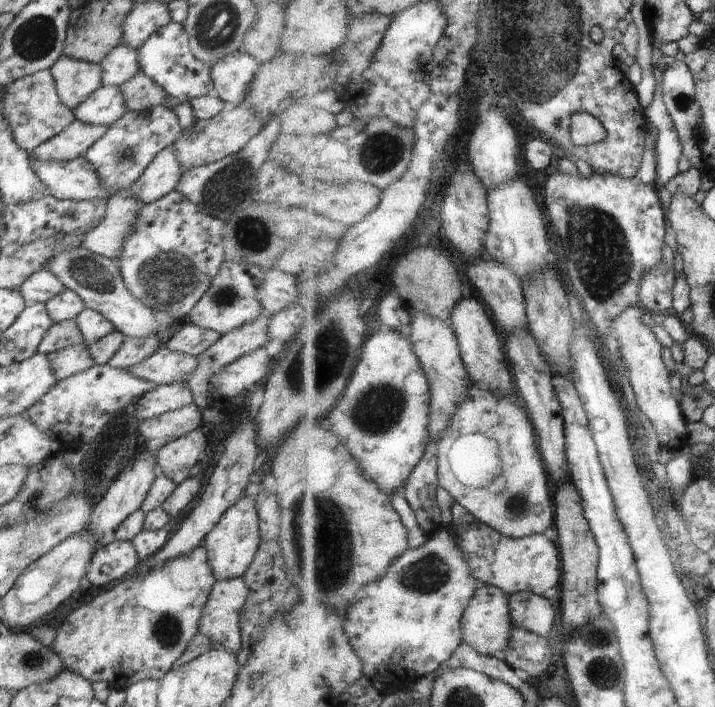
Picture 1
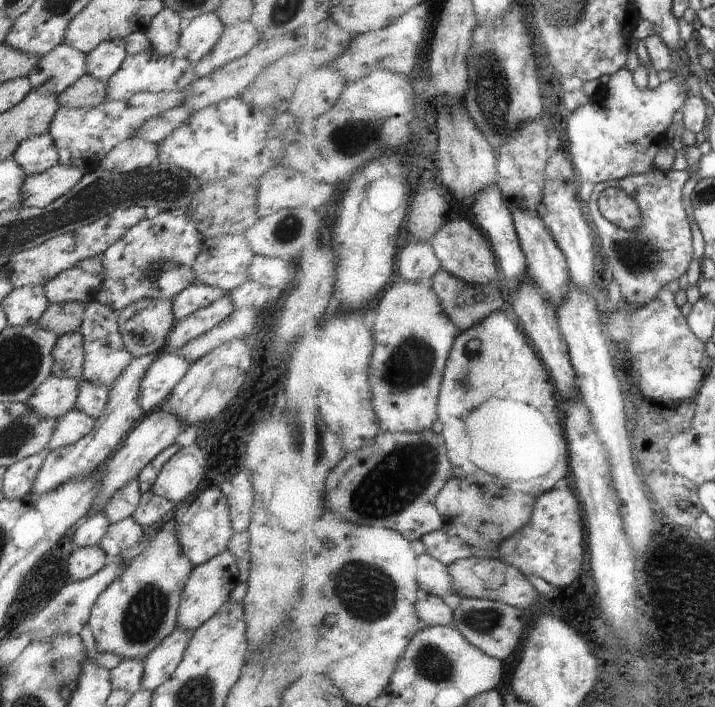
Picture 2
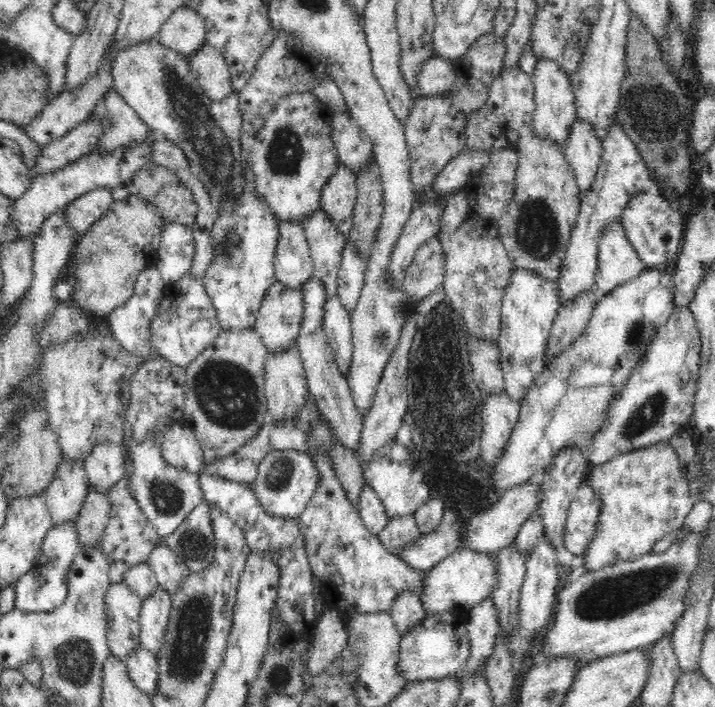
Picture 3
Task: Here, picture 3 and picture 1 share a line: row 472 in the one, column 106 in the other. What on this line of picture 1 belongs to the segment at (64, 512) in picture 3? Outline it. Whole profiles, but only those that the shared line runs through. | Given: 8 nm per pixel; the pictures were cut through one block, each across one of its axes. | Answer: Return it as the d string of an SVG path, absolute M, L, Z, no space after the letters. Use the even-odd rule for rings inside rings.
M116 45L101 60L103 86L119 87L139 71L137 51L124 45Z

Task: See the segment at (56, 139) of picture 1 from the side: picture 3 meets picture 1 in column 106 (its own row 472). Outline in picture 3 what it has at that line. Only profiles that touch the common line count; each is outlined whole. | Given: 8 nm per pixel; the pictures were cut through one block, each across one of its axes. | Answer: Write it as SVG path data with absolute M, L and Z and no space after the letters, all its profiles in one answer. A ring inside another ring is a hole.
M124 452L124 462L126 465L125 476L123 479L118 480L118 484L109 492L111 509L108 524L101 536L100 546L104 556L108 559L108 564L110 564L108 576L111 582L114 583L124 581L124 573L130 568L140 563L146 563L152 549L160 541L164 541L164 537L158 536L153 524L148 520L132 493L128 491L128 479L133 470L131 467L132 462L129 462L129 458L127 458L127 452Z

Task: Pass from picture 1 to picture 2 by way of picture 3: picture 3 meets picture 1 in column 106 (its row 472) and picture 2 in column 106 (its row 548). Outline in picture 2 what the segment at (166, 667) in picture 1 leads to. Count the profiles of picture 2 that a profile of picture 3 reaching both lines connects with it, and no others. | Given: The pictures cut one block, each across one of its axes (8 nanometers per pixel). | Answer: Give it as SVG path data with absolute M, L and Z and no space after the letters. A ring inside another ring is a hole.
M170 519L152 531L151 541L143 552L131 561L131 565L122 571L94 601L89 618L90 628L95 638L95 645L100 652L109 652L122 659L144 660L163 638L166 638L177 626L178 607L191 572L194 569L190 559L182 550L174 527L166 528Z

